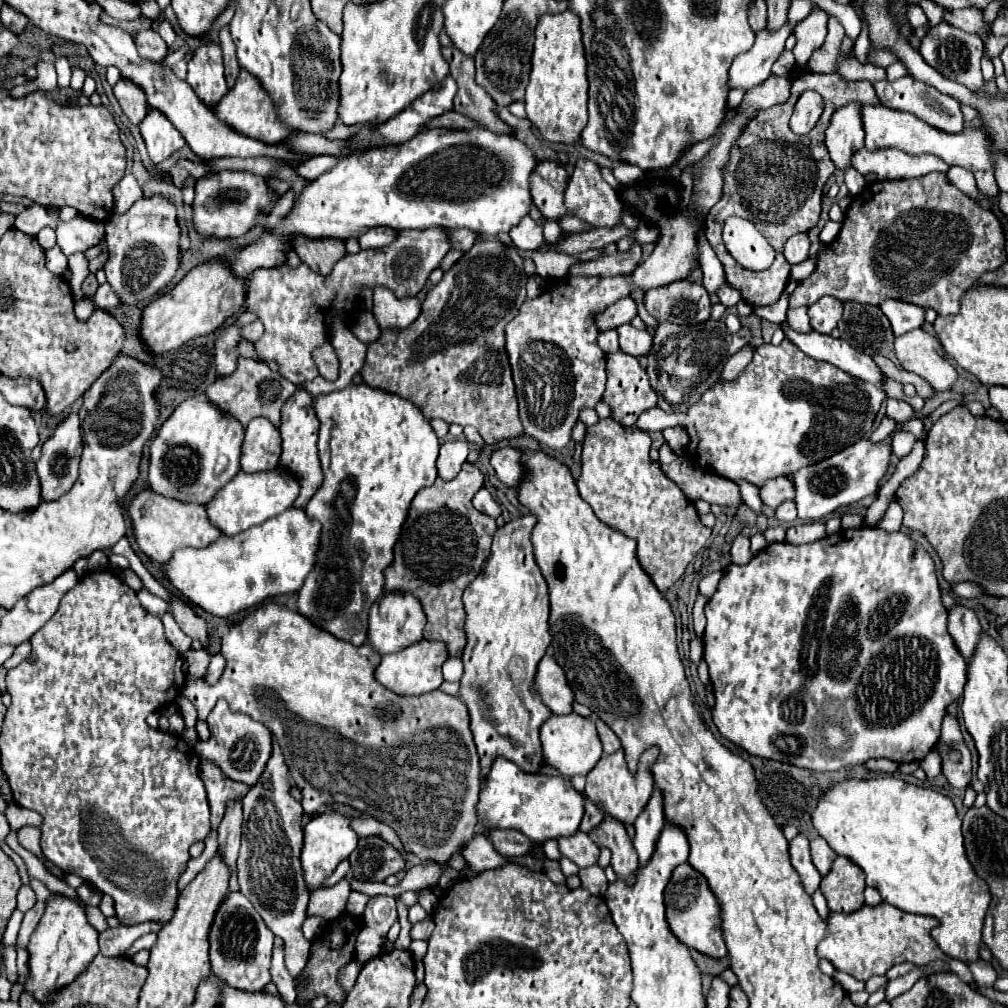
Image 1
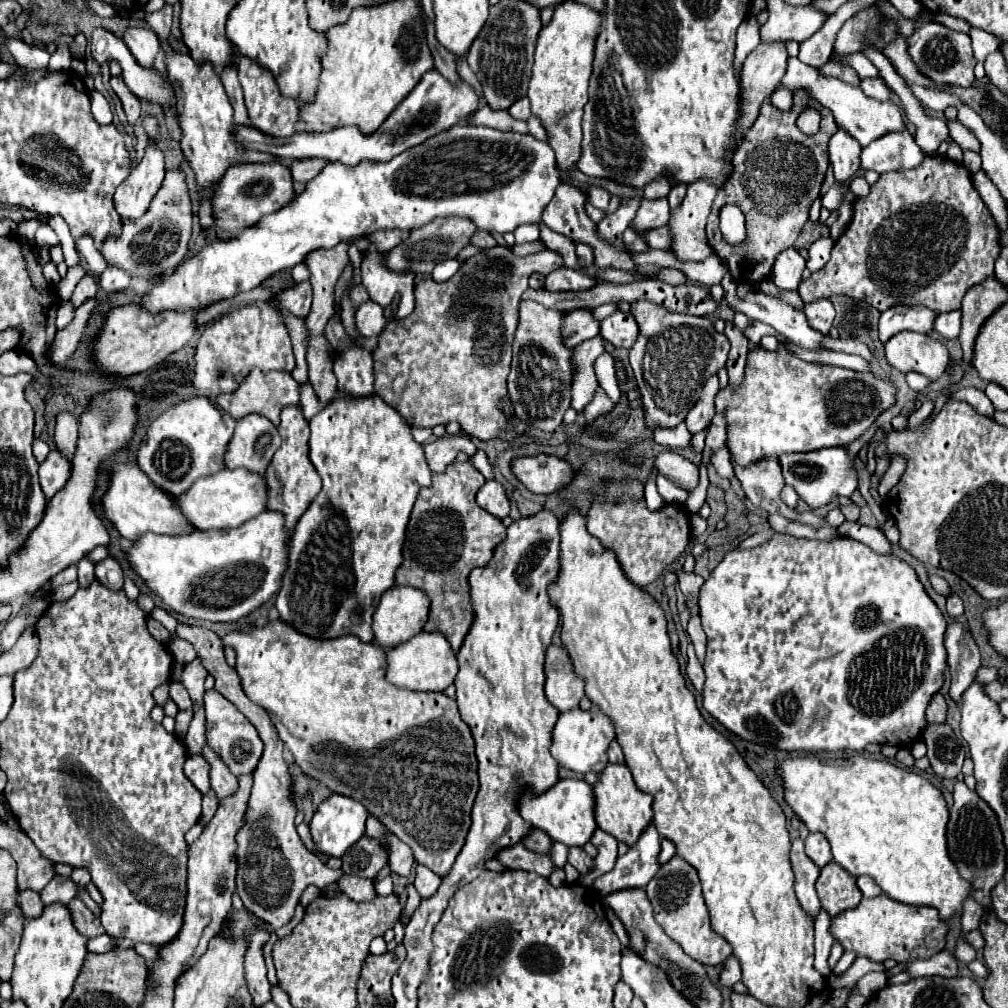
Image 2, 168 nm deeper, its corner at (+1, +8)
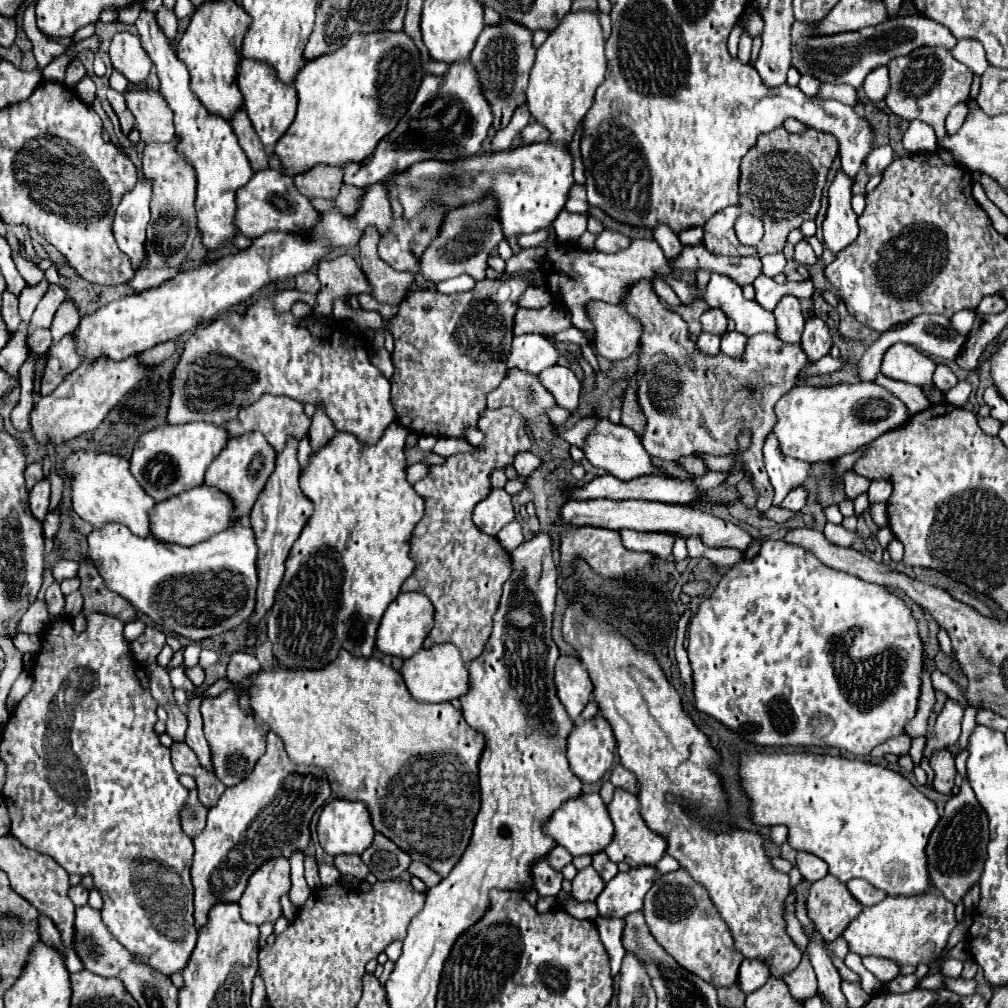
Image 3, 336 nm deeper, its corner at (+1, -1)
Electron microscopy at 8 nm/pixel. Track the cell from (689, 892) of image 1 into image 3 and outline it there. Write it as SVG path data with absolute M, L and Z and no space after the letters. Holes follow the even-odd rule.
M679 868L669 874L661 874L653 888L645 896L643 914L649 930L657 942L689 972L701 976L713 986L733 986L737 980L737 968L743 956L733 948L729 940L729 928L725 928L721 916L713 908L709 894L697 884L687 870Z

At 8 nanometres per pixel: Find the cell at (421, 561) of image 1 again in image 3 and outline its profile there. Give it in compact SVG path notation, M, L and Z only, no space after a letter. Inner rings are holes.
M507 406L485 410L479 420L479 430L485 432L485 442L481 444L479 454L449 456L443 466L431 466L429 476L415 484L415 490L425 496L425 514L411 538L415 570L401 586L401 592L425 594L435 606L435 626L425 638L423 648L451 642L459 648L465 664L481 654L491 634L501 586L511 574L509 552L496 537L481 532L477 526L469 526L469 518L473 506L491 490L489 474L495 468L511 464L517 452L531 448L525 422Z

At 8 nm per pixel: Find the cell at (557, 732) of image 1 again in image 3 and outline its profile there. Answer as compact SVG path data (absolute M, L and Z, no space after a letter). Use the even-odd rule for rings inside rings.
M597 714L591 720L583 720L581 724L575 724L569 738L567 738L567 762L571 766L571 772L581 780L581 782L597 782L603 778L603 774L611 768L613 756L615 756L615 736L611 724Z

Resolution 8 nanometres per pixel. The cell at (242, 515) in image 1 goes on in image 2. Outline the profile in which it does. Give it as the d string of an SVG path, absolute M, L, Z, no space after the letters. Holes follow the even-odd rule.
M221 469L215 475L197 479L197 483L193 483L185 495L177 495L175 501L193 529L231 529L265 511L267 485L261 475L249 473L247 469Z

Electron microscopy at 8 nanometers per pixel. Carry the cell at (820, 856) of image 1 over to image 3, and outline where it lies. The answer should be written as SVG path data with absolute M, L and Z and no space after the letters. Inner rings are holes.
M809 852L797 854L797 868L803 874L803 878L807 878L809 882L821 880L827 874L827 864L819 856L813 856Z

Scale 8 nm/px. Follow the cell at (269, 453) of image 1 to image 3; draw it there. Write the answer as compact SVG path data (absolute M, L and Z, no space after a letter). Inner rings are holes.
M247 432L241 436L233 436L227 442L227 446L221 450L221 454L207 468L205 482L209 486L221 488L229 496L233 494L237 504L237 518L241 518L251 512L253 500L257 500L257 492L261 492L261 488L265 486L265 480L271 476L275 468L275 458L277 458L275 448L271 448L271 444L265 440L261 432Z

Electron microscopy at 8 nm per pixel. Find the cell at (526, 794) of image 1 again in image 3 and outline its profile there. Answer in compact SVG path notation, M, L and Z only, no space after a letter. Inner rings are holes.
M581 794L573 800L565 800L561 804L561 808L557 808L557 812L553 812L545 820L543 830L549 838L553 838L559 846L567 848L573 856L595 854L595 852L603 850L609 844L609 840L613 838L613 822L611 822L611 818L607 814L607 806L599 794Z

